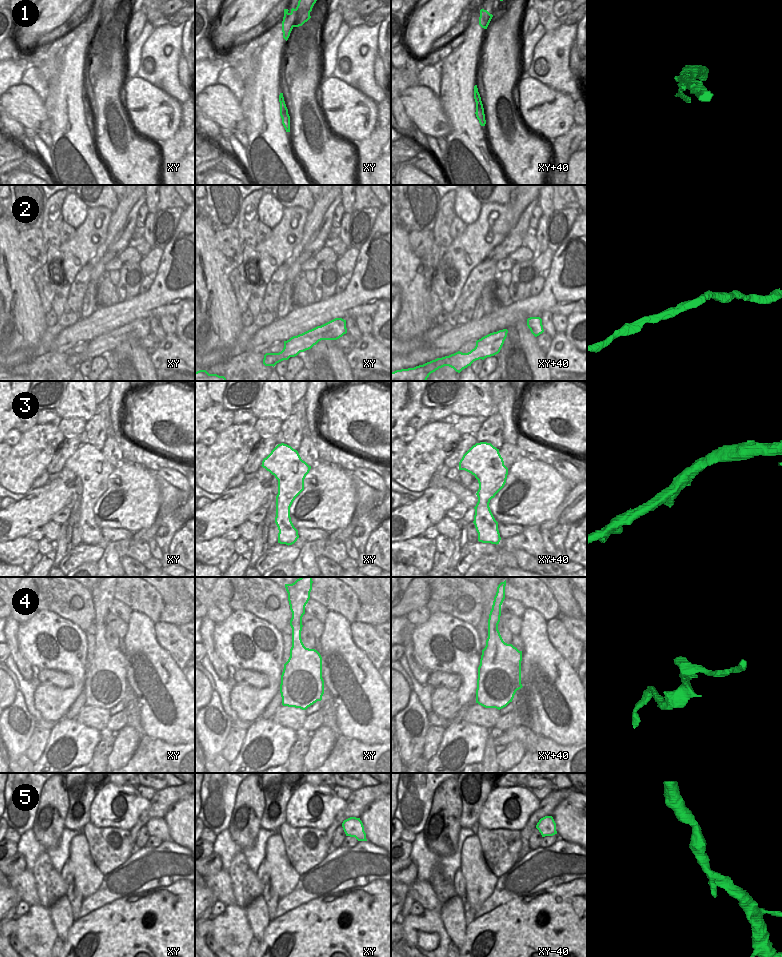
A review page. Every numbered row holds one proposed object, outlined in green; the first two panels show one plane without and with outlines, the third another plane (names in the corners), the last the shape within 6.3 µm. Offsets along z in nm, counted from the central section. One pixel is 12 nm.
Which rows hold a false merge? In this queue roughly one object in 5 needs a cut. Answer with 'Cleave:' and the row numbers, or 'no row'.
Cleave: no row.

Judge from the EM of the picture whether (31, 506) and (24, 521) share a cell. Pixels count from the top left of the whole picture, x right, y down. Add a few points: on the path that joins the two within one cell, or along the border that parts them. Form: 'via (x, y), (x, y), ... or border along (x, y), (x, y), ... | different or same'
via (31, 510), (25, 517) | same

